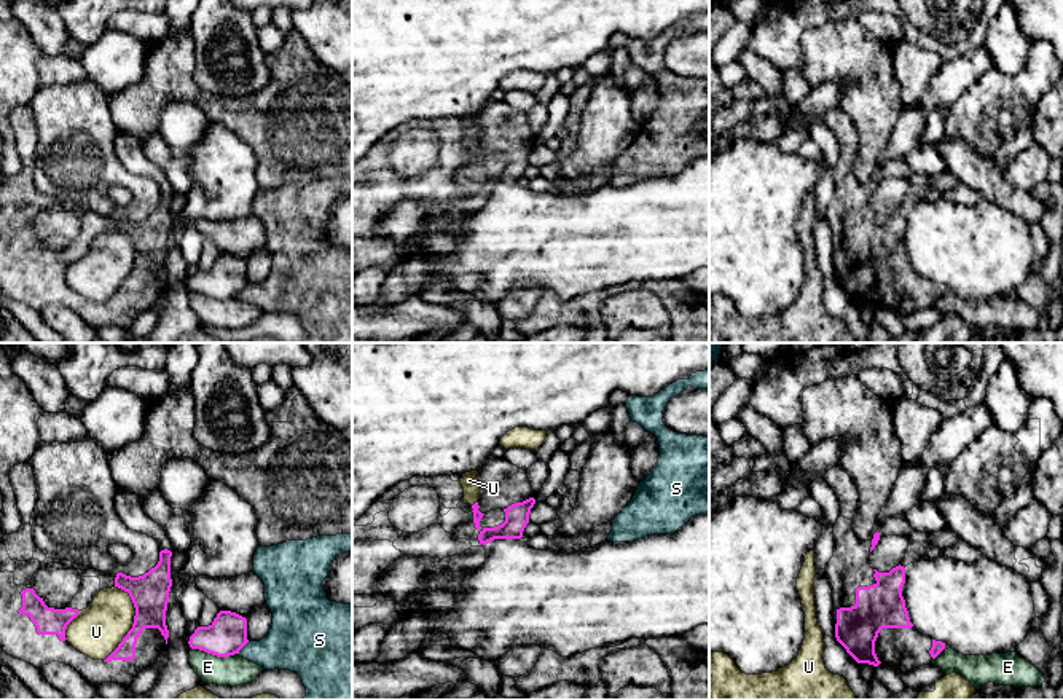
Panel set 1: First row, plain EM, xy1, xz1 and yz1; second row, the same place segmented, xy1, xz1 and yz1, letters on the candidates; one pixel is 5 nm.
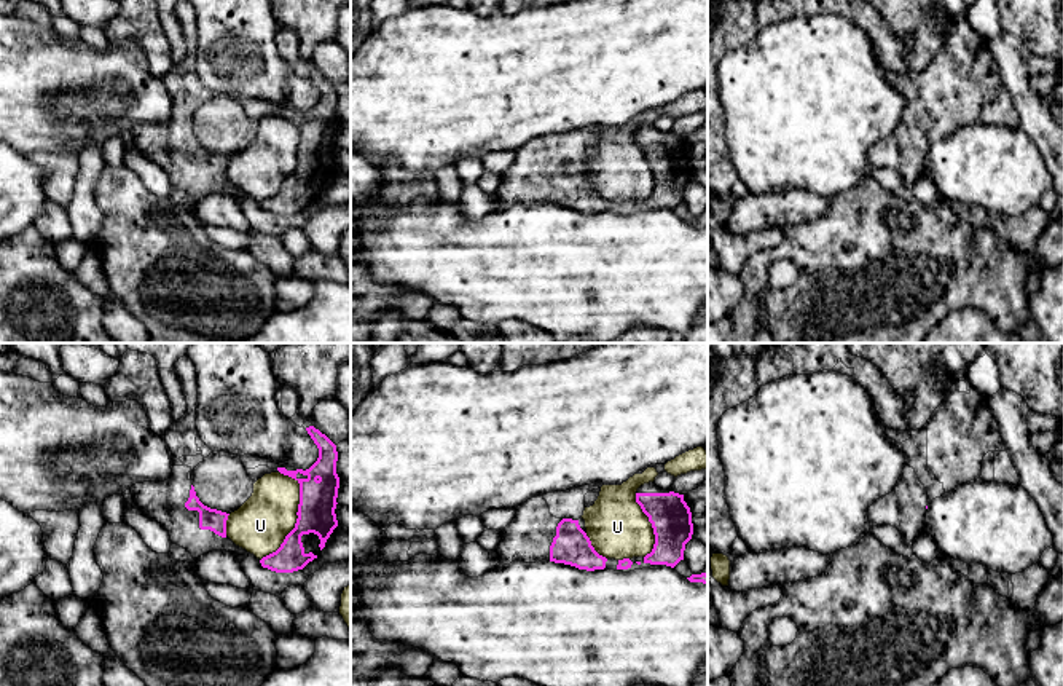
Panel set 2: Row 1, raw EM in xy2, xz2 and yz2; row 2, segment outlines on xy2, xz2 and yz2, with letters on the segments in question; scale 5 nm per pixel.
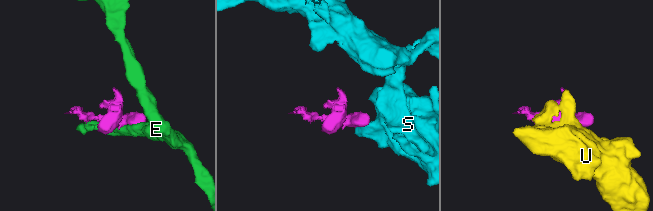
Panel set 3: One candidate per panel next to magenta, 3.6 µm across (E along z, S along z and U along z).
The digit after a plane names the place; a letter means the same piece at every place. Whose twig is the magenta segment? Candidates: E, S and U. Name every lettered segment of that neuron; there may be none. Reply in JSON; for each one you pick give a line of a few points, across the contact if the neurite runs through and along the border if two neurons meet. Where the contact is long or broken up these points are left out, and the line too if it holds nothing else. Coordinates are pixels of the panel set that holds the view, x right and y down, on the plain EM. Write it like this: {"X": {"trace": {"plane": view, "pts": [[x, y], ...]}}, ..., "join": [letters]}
{"join": []}

